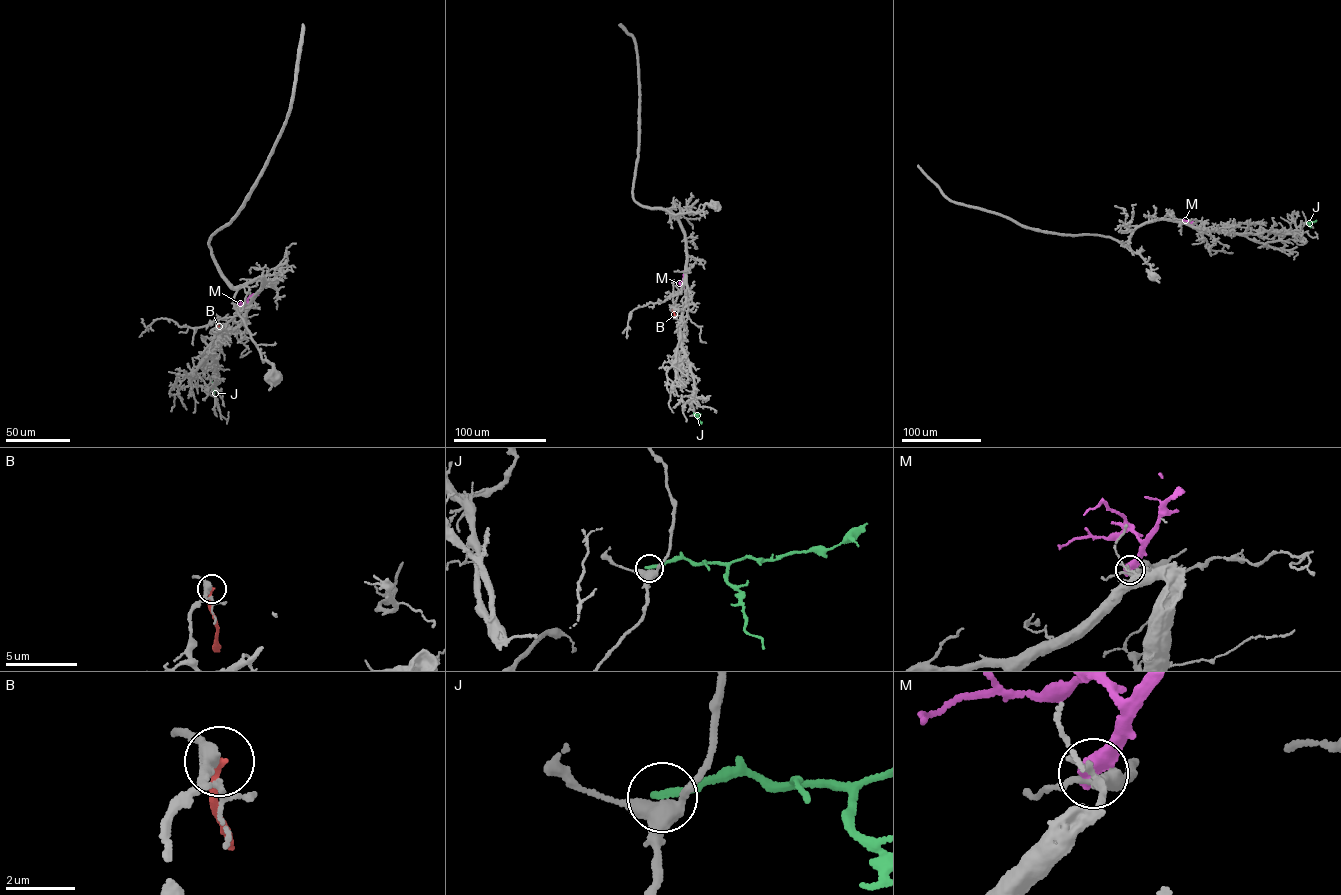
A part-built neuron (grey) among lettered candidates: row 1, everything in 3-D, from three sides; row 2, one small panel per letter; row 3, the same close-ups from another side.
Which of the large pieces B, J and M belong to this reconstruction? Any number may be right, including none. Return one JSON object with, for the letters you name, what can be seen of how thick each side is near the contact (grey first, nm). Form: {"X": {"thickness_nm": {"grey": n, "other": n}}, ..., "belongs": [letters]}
{"belongs": []}

